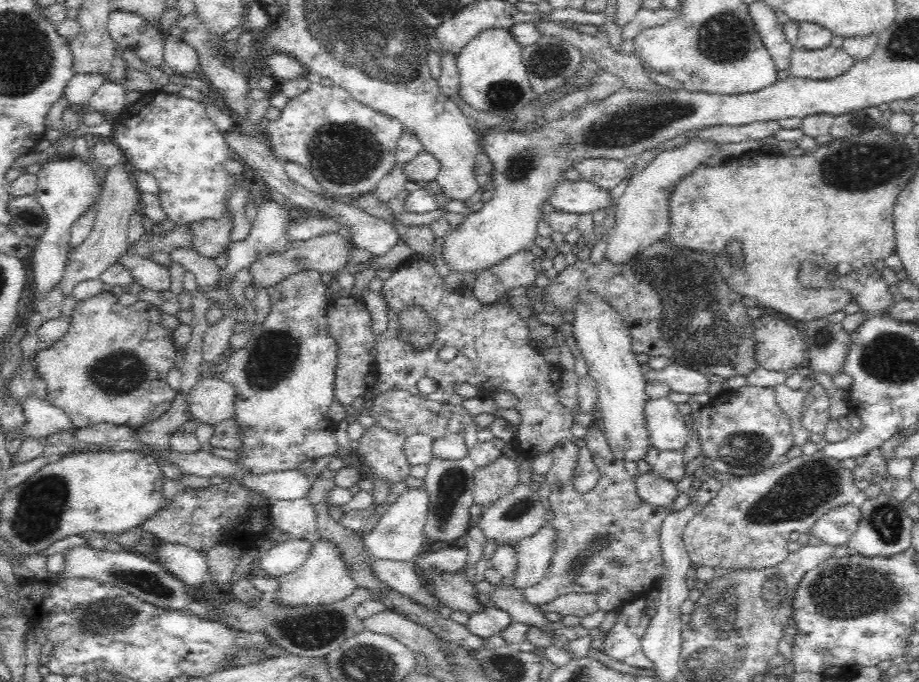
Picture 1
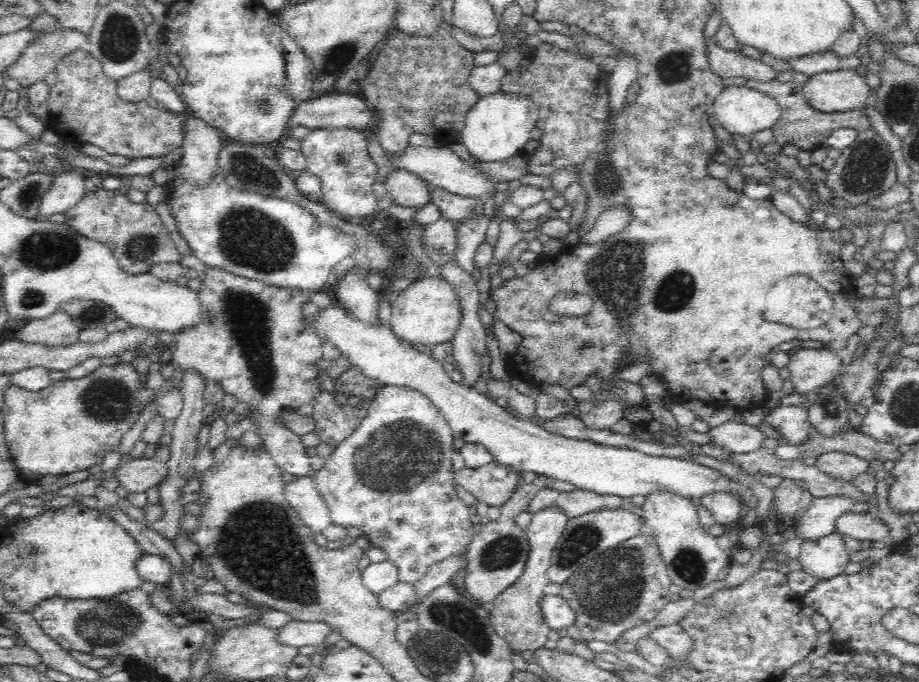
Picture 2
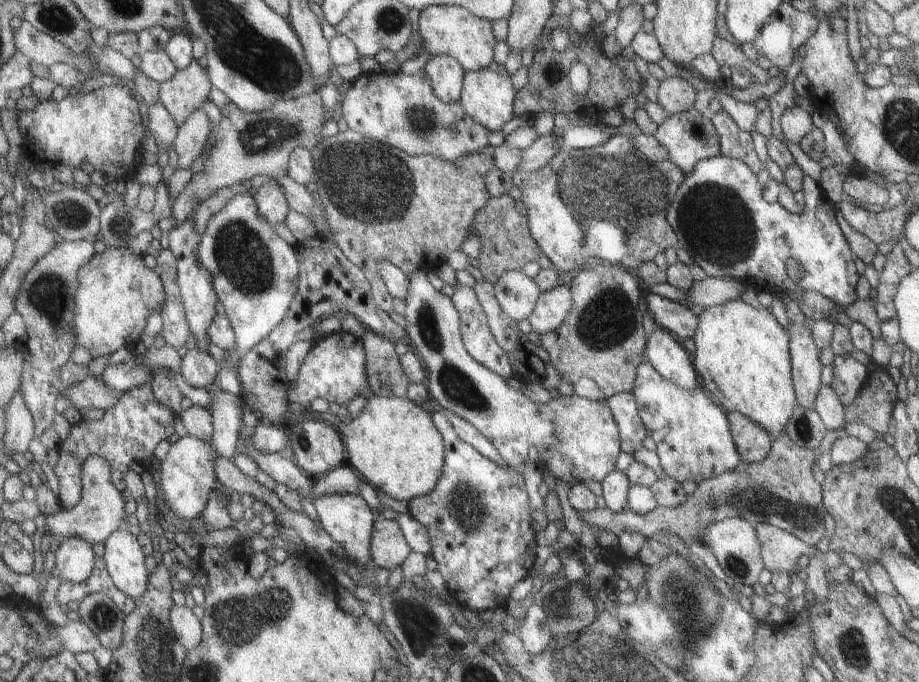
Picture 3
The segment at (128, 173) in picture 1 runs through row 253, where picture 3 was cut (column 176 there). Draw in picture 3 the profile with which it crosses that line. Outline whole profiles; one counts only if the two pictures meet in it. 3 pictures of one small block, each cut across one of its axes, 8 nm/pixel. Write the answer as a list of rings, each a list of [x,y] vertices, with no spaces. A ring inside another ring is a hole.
[[[197,60],[160,83],[161,102],[170,112],[172,123],[180,126],[201,109],[211,88],[213,83],[209,73]]]

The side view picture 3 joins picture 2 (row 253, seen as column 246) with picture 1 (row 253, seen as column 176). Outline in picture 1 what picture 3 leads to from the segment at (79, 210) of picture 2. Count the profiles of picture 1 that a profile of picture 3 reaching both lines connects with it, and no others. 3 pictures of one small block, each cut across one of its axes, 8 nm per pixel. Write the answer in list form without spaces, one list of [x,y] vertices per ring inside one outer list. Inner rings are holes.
[[[226,212],[218,220],[204,220],[190,224],[194,231],[192,249],[204,257],[216,259],[229,248],[232,234],[232,214]]]

